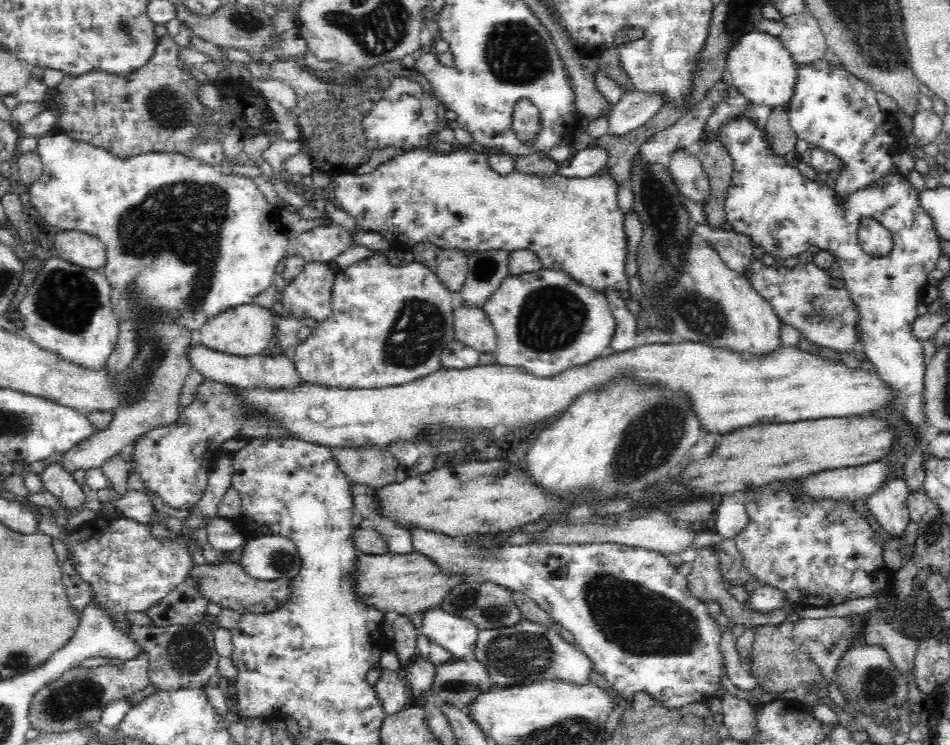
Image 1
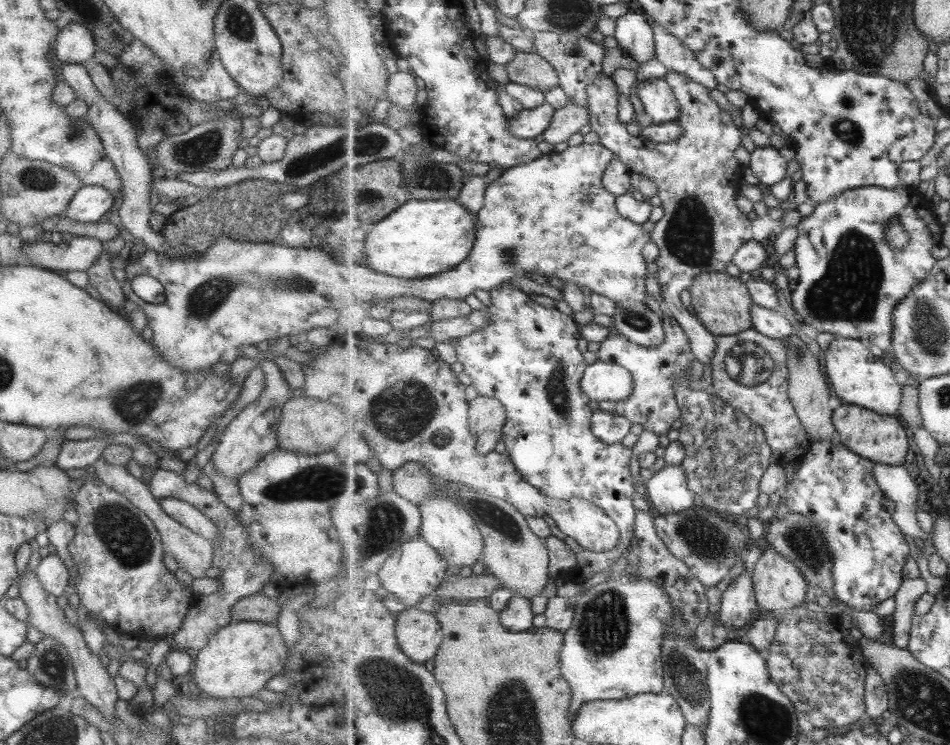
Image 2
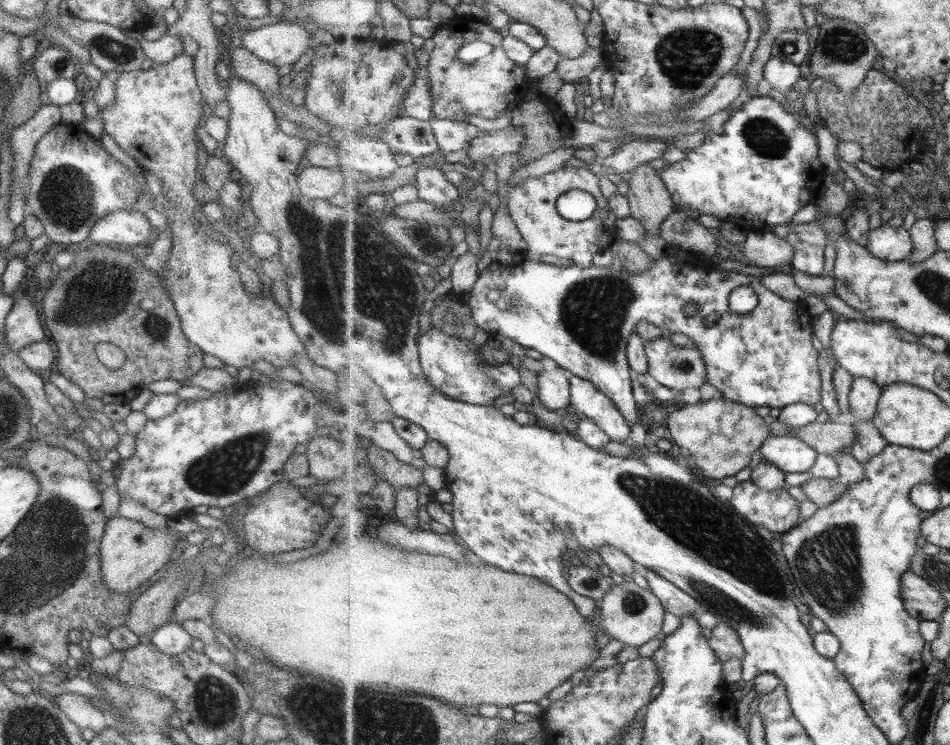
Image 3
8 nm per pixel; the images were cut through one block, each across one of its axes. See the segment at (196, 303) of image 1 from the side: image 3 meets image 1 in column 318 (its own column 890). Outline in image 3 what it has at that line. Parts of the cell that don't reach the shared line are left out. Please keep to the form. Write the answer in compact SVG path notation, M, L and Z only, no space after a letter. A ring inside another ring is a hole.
M887 224L876 228L877 232L869 233L868 250L872 256L885 259L887 262L910 260L915 250L910 231L902 226L894 227Z

